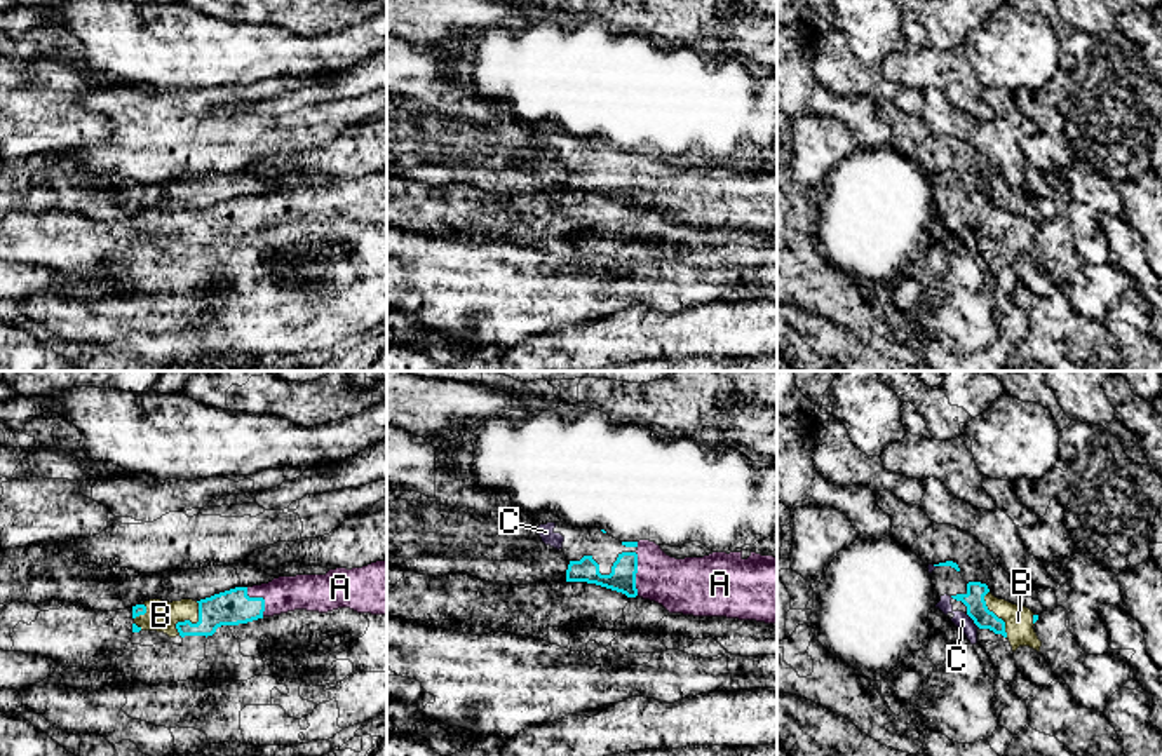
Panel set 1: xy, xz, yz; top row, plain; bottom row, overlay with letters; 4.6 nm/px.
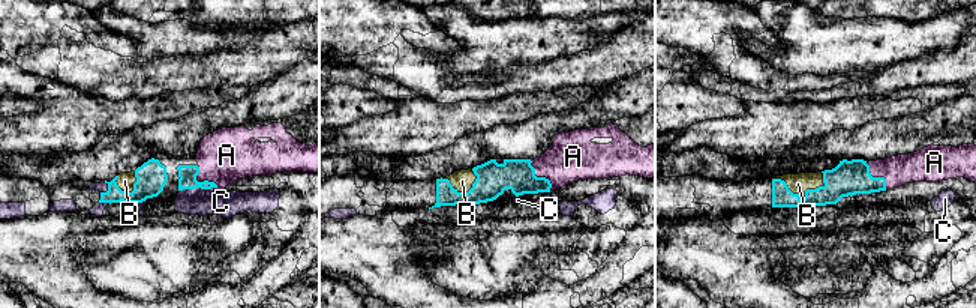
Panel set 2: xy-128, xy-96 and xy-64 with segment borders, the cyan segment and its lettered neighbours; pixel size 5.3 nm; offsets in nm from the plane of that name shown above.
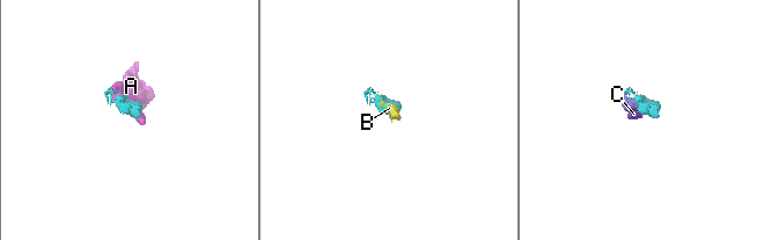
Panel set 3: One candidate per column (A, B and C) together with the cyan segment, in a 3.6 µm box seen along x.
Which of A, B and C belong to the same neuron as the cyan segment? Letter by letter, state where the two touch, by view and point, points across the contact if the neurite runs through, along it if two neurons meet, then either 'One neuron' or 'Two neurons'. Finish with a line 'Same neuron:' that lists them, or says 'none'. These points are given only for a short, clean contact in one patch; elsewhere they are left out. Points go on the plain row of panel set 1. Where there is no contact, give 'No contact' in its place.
A: Touches cyan at xz (636, 182). One neuron
B: Touches cyan at xy (190, 232). One neuron
C: Touches cyan at yz (972, 229). One neuron
Same neuron: A, B, C

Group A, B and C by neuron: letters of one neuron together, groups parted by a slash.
A B C

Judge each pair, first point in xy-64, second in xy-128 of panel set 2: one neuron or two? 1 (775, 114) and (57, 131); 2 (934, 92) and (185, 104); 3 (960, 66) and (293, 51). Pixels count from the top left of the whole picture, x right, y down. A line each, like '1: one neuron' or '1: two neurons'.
1: one neuron
2: one neuron
3: one neuron

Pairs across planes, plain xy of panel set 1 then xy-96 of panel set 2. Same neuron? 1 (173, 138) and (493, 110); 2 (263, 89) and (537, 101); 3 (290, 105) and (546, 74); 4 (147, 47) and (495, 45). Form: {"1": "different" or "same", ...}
{"1": "same", "2": "same", "3": "same", "4": "same"}

